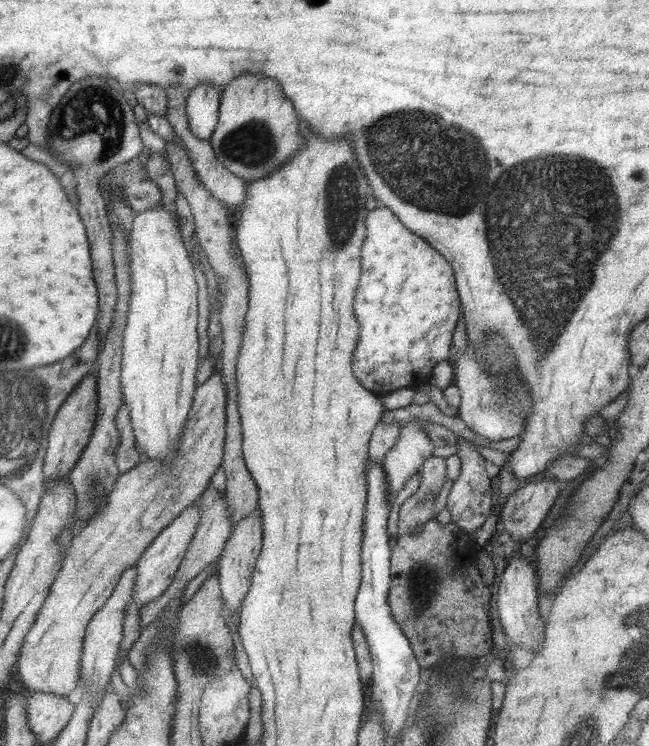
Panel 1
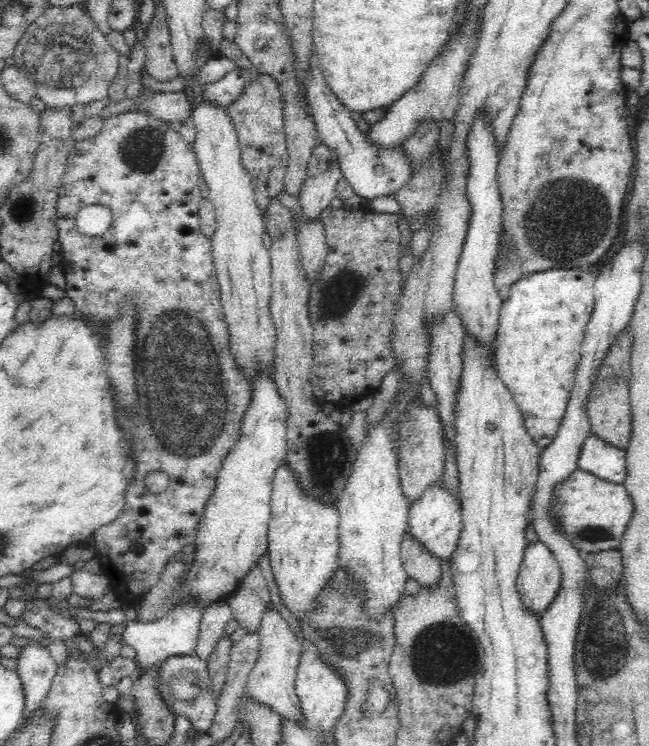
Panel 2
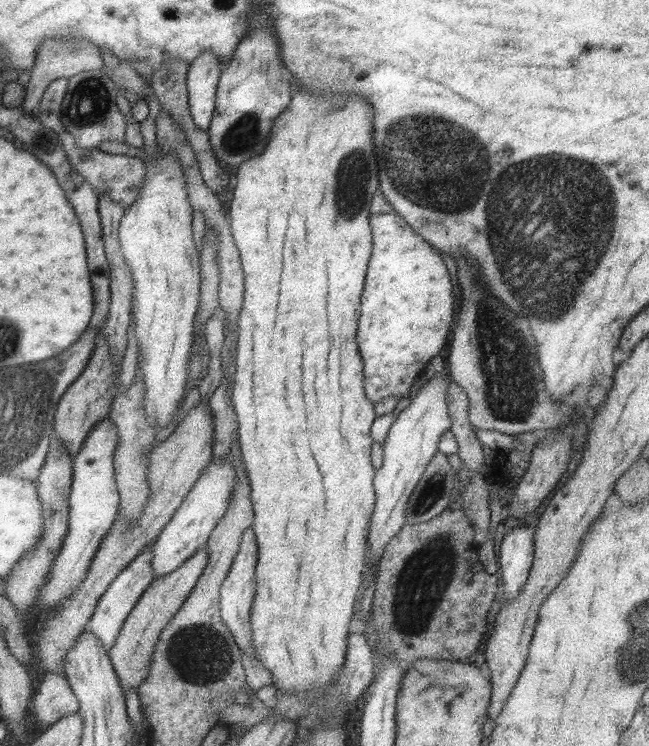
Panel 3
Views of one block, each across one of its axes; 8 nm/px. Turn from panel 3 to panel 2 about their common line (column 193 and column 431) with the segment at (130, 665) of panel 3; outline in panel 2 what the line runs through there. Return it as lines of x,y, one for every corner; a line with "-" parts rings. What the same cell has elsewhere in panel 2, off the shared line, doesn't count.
406,526
401,536
399,553
408,576
415,578
420,585
434,586
441,573
441,560
430,553

